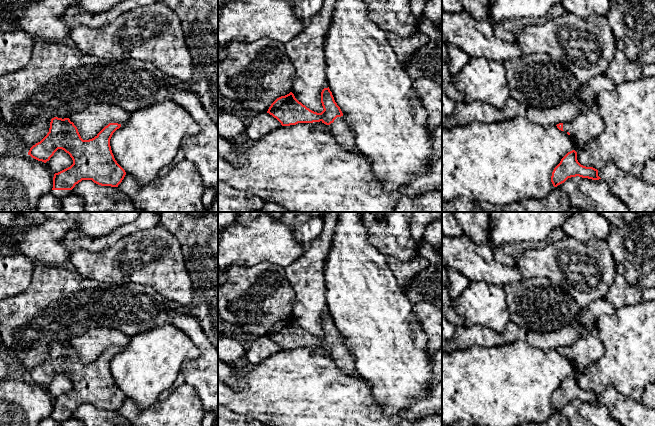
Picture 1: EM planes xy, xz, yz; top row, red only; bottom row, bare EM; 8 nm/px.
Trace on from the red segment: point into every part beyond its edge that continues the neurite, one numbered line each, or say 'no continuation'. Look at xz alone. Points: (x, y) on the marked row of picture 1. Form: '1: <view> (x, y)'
1: xz (342, 132)

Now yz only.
1: yz (588, 124)

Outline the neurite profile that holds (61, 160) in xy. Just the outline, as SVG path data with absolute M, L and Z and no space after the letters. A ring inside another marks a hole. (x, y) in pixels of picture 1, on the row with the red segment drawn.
M58 149L54 155L47 161L46 166L48 170L52 173L58 173L73 164L73 160L68 153L62 149Z

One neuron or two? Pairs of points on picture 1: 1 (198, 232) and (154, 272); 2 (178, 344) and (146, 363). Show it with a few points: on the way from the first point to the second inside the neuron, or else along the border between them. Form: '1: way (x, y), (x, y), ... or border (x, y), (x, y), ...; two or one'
1: border (167, 229), (180, 245), (187, 271); two
2: way (170, 346), (167, 346), (154, 359); one

